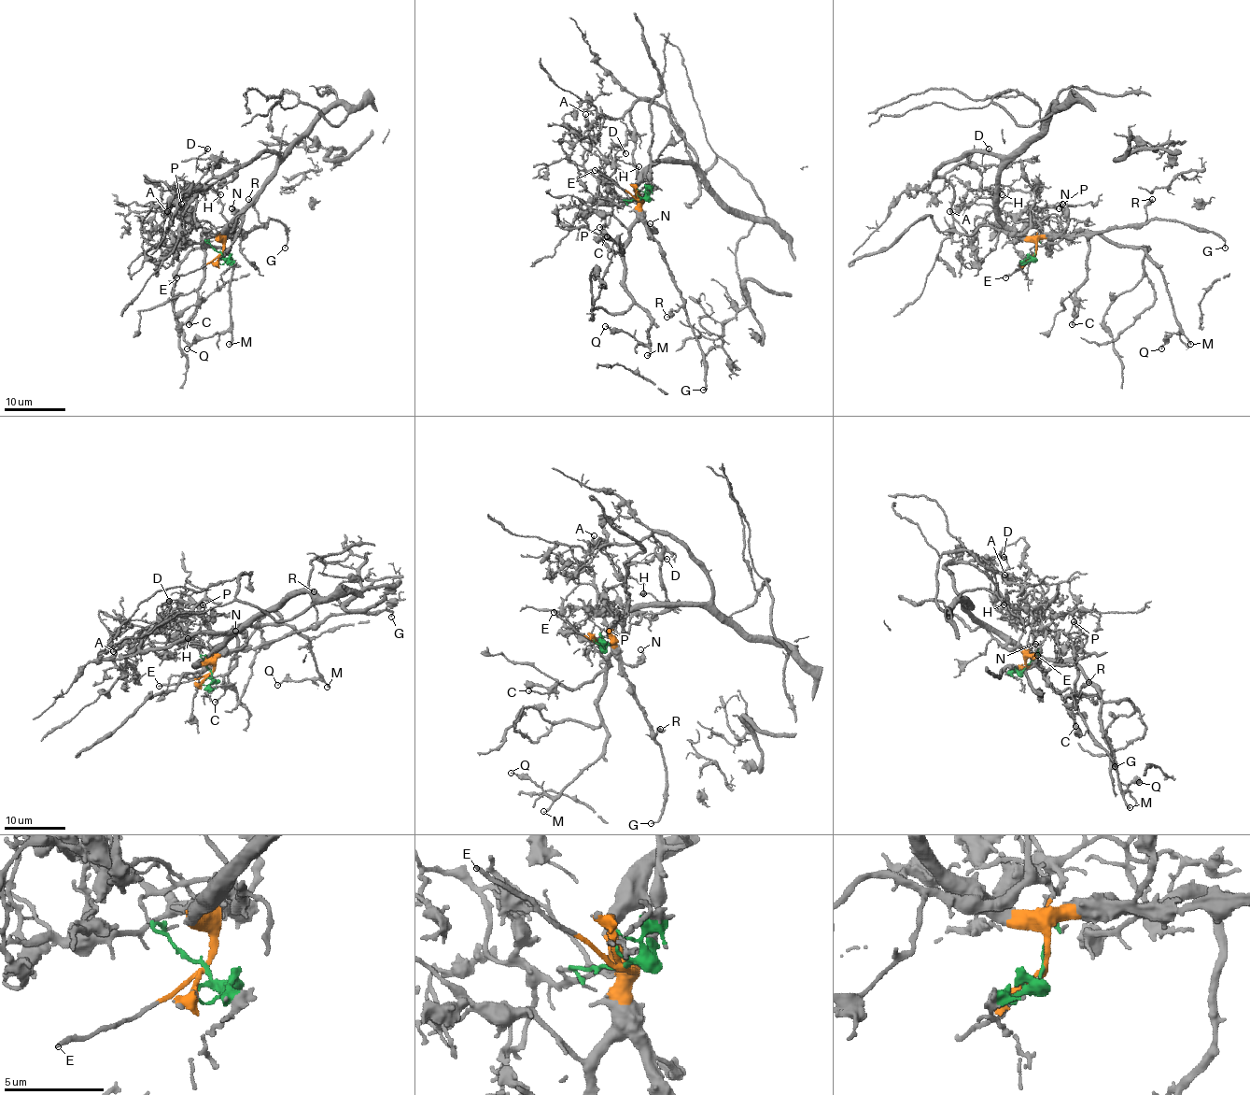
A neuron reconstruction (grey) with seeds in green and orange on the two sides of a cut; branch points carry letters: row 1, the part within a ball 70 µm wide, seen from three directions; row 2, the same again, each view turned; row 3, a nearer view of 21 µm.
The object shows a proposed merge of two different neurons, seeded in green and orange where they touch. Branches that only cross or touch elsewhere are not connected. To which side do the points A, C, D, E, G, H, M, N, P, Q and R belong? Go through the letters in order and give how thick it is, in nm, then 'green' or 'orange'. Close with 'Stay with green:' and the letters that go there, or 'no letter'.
A: 200 nm | green
C: 180 nm | orange
D: 140 nm | green
E: 220 nm | orange
G: 140 nm | orange
H: 130 nm | green
M: 240 nm | orange
N: 160 nm | orange
P: 130 nm | green
Q: 150 nm | orange
R: 300 nm | orange
Stay with green: A, D, H, P

